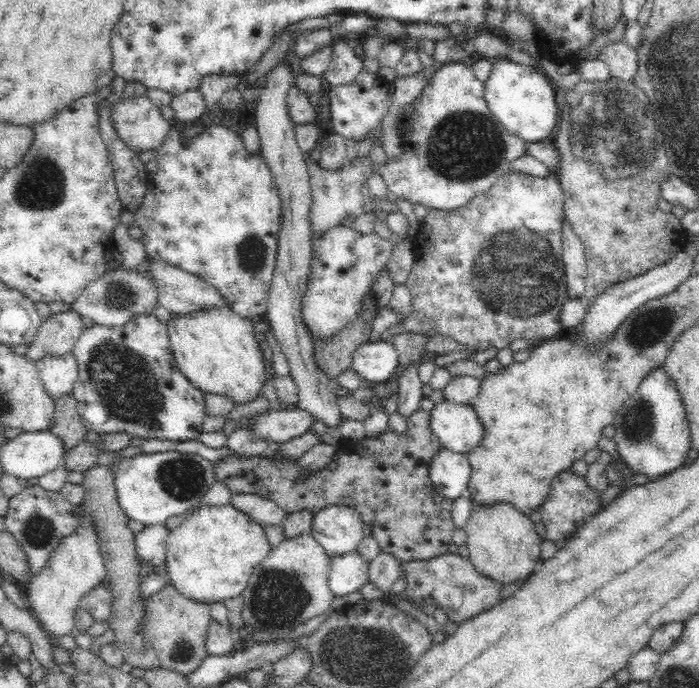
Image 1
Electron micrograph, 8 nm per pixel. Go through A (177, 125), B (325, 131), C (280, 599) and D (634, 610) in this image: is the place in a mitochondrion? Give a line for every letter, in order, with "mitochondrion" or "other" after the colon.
A: other
B: other
C: mitochondrion
D: other

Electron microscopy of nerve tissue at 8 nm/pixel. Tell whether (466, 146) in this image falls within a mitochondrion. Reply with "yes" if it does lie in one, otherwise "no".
yes

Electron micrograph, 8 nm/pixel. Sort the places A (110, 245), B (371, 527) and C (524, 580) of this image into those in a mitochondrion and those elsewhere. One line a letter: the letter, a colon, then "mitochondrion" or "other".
A: other
B: other
C: other

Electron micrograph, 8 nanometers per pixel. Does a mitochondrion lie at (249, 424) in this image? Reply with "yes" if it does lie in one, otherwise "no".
no

